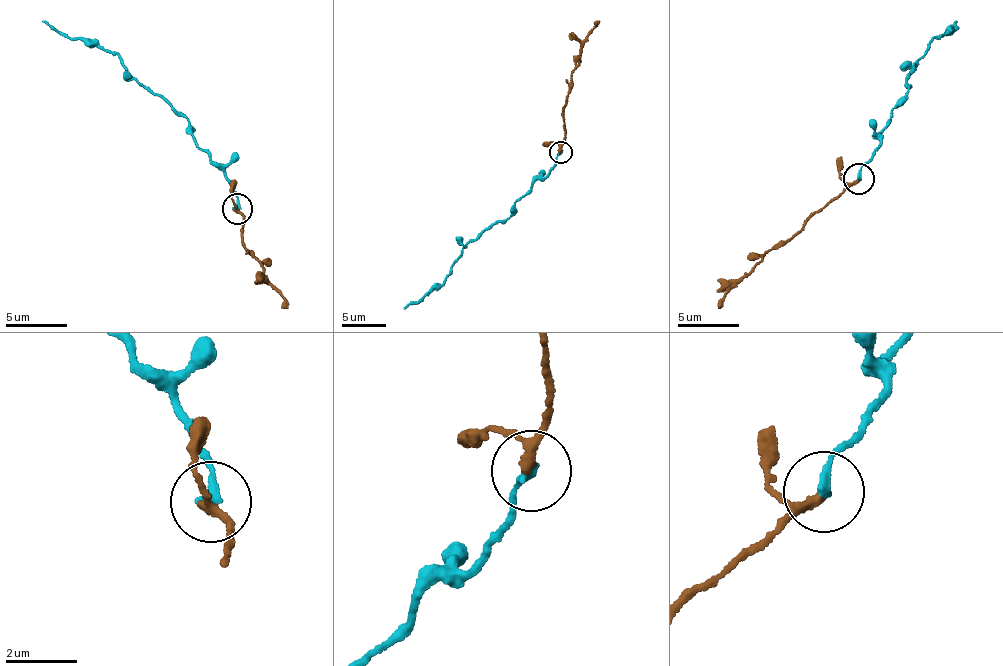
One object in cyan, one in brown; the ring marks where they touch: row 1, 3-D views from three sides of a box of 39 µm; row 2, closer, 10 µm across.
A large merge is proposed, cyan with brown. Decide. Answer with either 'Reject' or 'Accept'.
Accept

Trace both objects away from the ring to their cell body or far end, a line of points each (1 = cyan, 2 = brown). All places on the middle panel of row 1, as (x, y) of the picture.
1: (560, 151), (548, 174), (516, 199), (510, 217), (465, 246), (444, 282), (405, 308)
2: (560, 151), (566, 138), (563, 111), (567, 94), (596, 20)

